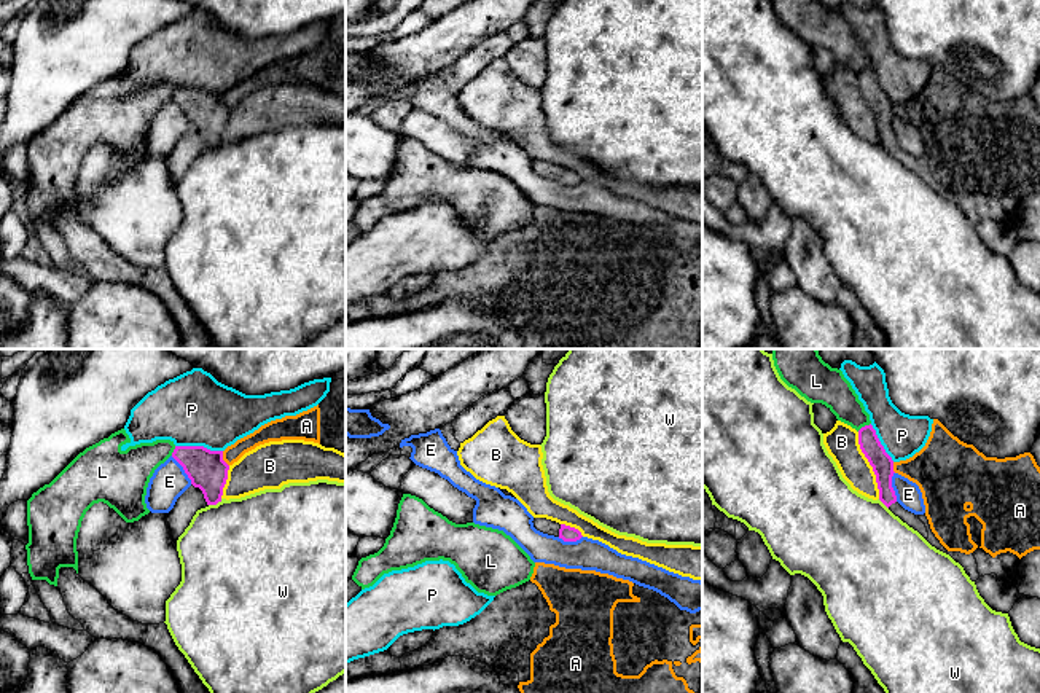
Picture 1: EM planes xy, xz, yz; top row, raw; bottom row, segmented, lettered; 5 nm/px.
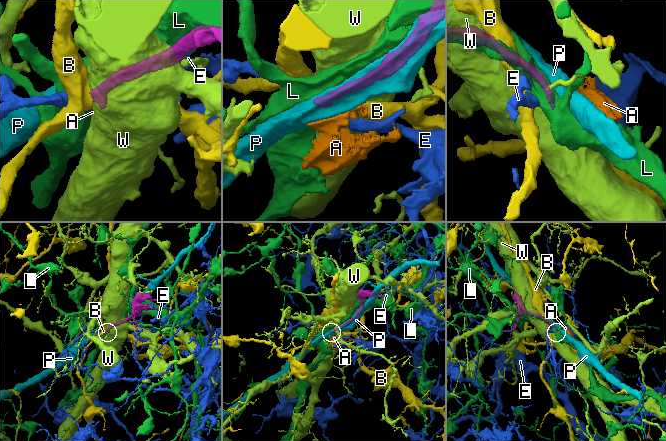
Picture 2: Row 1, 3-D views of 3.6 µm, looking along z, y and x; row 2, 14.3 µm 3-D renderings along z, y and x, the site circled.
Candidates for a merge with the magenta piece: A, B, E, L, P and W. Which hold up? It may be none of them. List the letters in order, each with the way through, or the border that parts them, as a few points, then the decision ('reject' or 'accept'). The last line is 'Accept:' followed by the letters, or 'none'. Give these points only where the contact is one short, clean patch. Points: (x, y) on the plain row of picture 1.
A: reject
B: reject
E: reject
L: reject
P: reject
W: reject
Accept: none

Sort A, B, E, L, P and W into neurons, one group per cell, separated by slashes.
A / B / E / L / P / W

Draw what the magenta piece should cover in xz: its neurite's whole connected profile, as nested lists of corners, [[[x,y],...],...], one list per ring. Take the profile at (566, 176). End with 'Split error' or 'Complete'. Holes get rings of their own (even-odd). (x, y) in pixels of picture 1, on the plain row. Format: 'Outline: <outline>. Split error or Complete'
Outline: [[[534,161],[532,166],[537,174],[548,177],[548,178],[559,180],[564,185],[577,185],[583,180],[578,172],[565,169],[565,167],[559,167],[546,161]]]. Split error

